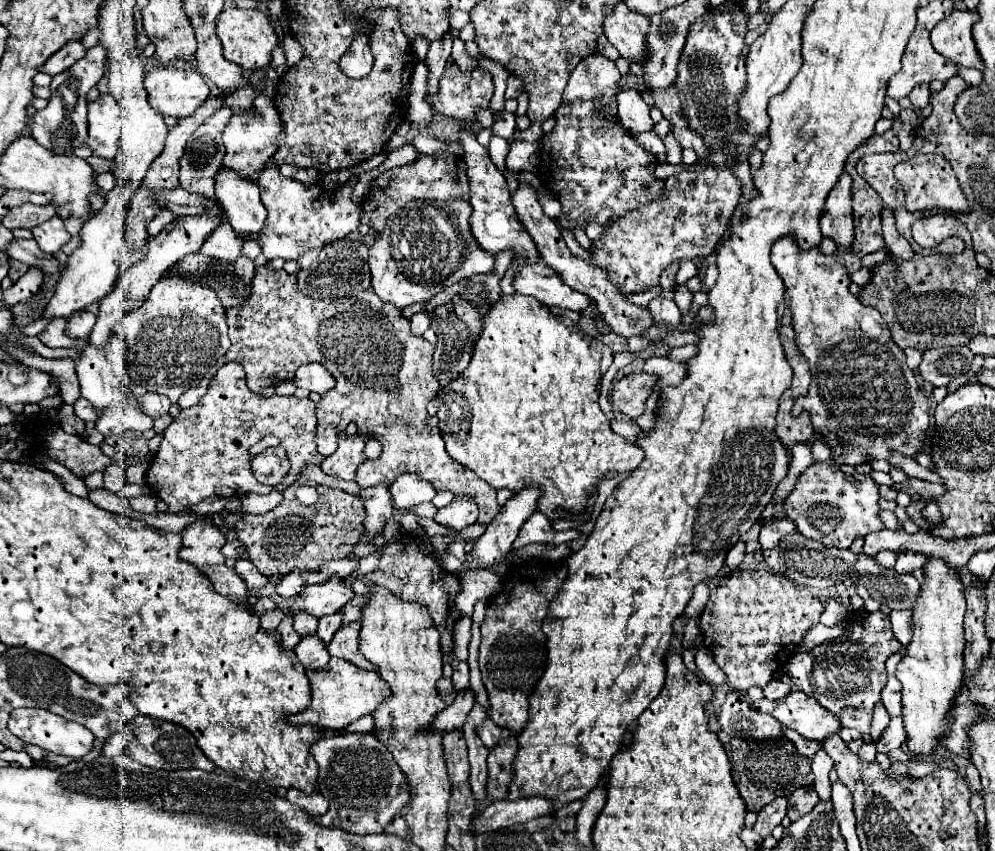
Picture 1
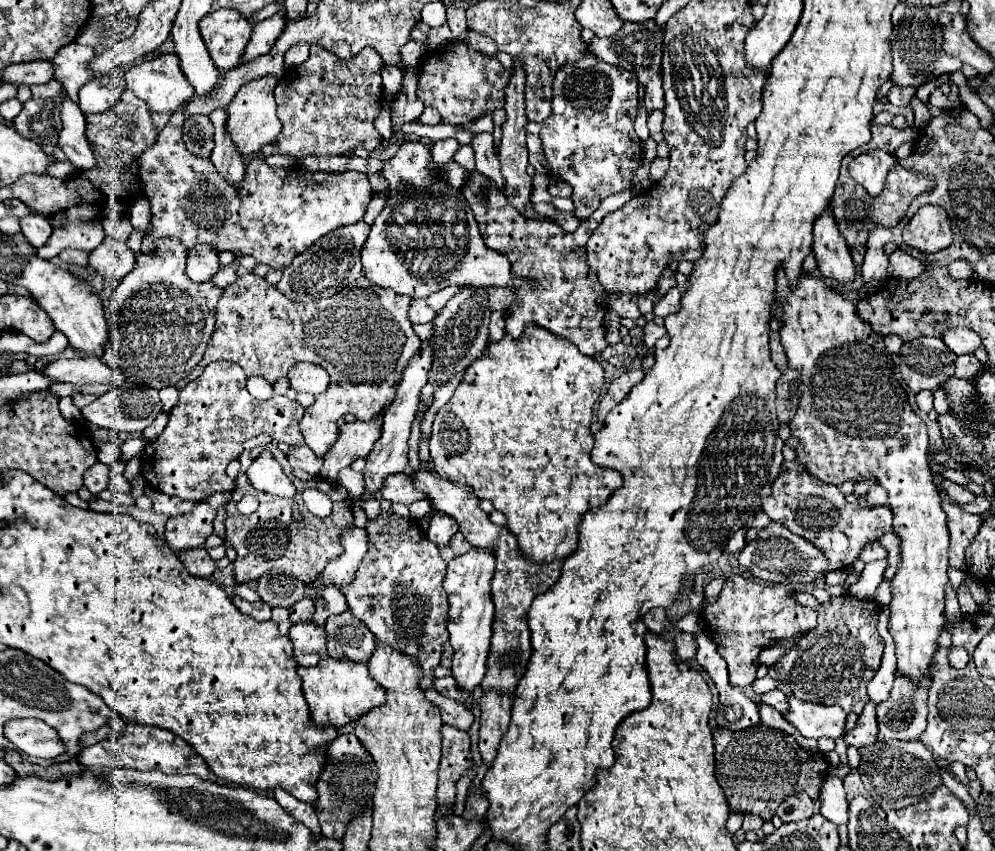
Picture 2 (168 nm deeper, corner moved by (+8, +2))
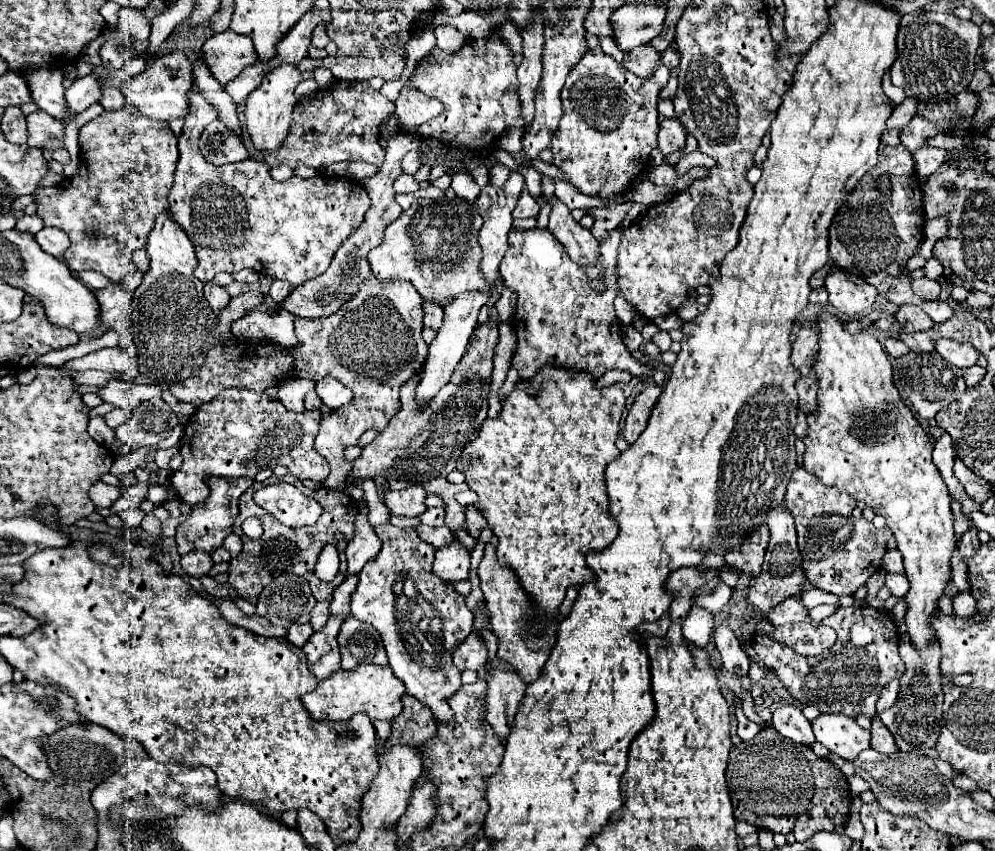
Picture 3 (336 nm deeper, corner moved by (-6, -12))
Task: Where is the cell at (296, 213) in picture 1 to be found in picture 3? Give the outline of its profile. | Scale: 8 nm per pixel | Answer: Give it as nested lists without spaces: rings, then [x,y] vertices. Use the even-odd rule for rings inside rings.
[[[194,84],[190,88],[190,98],[188,98],[188,114],[184,118],[184,128],[182,128],[182,136],[178,138],[178,148],[180,148],[180,160],[178,160],[178,166],[176,166],[176,176],[174,176],[174,186],[168,194],[168,202],[170,202],[170,212],[172,212],[172,218],[174,222],[178,222],[184,232],[188,234],[188,238],[192,240],[194,248],[196,248],[196,256],[198,256],[198,266],[196,266],[196,276],[198,280],[202,282],[210,282],[218,272],[238,272],[242,268],[252,268],[256,270],[258,274],[268,274],[270,278],[278,278],[278,280],[288,280],[292,286],[300,286],[302,282],[306,280],[312,280],[316,278],[318,274],[322,274],[328,266],[330,266],[330,260],[334,256],[334,252],[340,248],[340,244],[362,224],[364,220],[364,214],[366,210],[370,208],[370,198],[366,194],[366,190],[362,188],[362,184],[358,184],[354,178],[334,178],[334,176],[314,176],[314,178],[298,178],[298,176],[292,176],[288,178],[286,182],[276,182],[270,178],[270,168],[264,164],[264,162],[258,162],[258,160],[246,160],[246,162],[238,162],[238,164],[230,164],[230,166],[222,166],[222,168],[216,168],[212,164],[208,164],[204,160],[204,156],[200,154],[198,150],[198,138],[204,130],[204,126],[208,126],[212,120],[218,118],[218,112],[214,110],[214,106],[210,106],[210,102],[206,102],[202,98],[202,94],[198,94],[198,90],[194,90]]]

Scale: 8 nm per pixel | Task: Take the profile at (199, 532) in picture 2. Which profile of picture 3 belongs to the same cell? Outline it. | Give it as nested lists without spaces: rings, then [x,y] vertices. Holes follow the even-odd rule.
[[[206,478],[210,486],[210,494],[206,502],[192,508],[192,514],[176,528],[176,544],[178,554],[188,554],[190,550],[212,552],[214,548],[222,546],[224,539],[232,533],[232,524],[238,516],[238,498],[254,486],[250,478]]]

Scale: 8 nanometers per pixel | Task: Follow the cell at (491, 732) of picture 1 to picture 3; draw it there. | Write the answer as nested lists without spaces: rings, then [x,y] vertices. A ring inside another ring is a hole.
[[[380,524],[374,530],[382,540],[382,550],[358,574],[360,582],[352,594],[352,616],[372,624],[382,634],[388,666],[392,668],[394,676],[398,676],[406,684],[406,692],[424,702],[440,722],[448,722],[452,718],[448,698],[462,686],[460,670],[452,664],[452,652],[472,632],[474,614],[466,608],[466,598],[454,592],[452,584],[444,584],[434,576],[434,548],[422,542],[414,528]]]

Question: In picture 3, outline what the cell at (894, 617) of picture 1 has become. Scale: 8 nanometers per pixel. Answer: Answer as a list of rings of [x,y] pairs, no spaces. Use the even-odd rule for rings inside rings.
[[[898,682],[886,684],[886,686],[882,688],[882,692],[880,692],[880,698],[878,698],[878,704],[876,704],[876,712],[880,714],[880,712],[884,712],[888,706],[892,706],[894,700],[896,700],[896,696],[898,696]]]

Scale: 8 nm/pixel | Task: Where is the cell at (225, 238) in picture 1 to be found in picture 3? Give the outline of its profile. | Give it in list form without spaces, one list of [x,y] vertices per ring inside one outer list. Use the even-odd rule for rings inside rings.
[[[212,282],[204,284],[204,298],[206,298],[208,304],[210,304],[212,308],[216,308],[216,310],[226,308],[228,302],[230,302],[228,292],[226,292],[222,286],[216,286],[216,284],[212,284]]]

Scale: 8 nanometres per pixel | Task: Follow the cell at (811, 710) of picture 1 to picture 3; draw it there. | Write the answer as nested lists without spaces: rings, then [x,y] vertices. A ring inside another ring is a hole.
[[[822,714],[812,722],[812,728],[816,740],[844,760],[854,760],[862,750],[870,748],[870,732],[844,714]]]

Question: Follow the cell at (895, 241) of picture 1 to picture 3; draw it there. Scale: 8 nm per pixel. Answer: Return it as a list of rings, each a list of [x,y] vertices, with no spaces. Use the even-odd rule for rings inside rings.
[[[926,276],[924,278],[914,278],[912,280],[912,290],[914,290],[914,294],[918,294],[924,300],[934,300],[940,294],[940,284],[936,280],[926,278]]]

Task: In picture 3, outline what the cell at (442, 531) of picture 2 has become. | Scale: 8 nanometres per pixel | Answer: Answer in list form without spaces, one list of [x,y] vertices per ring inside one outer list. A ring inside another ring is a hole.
[[[450,542],[442,550],[436,550],[436,560],[434,560],[432,570],[446,584],[456,584],[460,580],[468,580],[470,554],[462,544]]]

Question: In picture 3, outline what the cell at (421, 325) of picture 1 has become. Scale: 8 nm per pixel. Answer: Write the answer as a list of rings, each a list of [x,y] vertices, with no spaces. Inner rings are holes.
[[[422,302],[422,310],[424,310],[424,326],[438,330],[442,326],[442,308],[434,306],[434,302]]]

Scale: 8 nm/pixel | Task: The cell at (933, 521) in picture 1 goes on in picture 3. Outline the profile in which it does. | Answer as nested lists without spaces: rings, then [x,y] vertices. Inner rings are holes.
[[[822,314],[820,322],[820,354],[814,364],[818,376],[818,408],[808,414],[808,430],[804,436],[804,468],[812,472],[826,486],[834,486],[848,492],[854,498],[866,502],[874,514],[884,516],[892,530],[898,550],[904,556],[906,578],[910,580],[910,592],[906,594],[906,626],[916,648],[926,648],[934,640],[930,620],[938,610],[938,598],[950,580],[950,556],[956,550],[954,516],[950,510],[950,496],[938,468],[932,462],[934,444],[920,428],[910,408],[900,400],[900,394],[892,382],[892,366],[882,344],[870,332],[850,334],[842,322],[834,316]]]

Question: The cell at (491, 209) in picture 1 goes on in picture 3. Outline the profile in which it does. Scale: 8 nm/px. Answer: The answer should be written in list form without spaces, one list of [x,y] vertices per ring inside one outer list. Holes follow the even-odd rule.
[[[534,228],[510,232],[500,276],[504,284],[518,294],[514,314],[518,344],[512,358],[512,368],[518,370],[518,382],[534,378],[544,366],[588,372],[592,378],[600,378],[610,370],[626,370],[632,376],[652,376],[652,366],[642,366],[624,346],[620,324],[614,314],[612,302],[618,294],[614,266],[620,236],[622,232],[616,228],[608,240],[600,242],[606,290],[598,294],[588,284],[586,272],[568,258],[562,244],[548,230]]]

